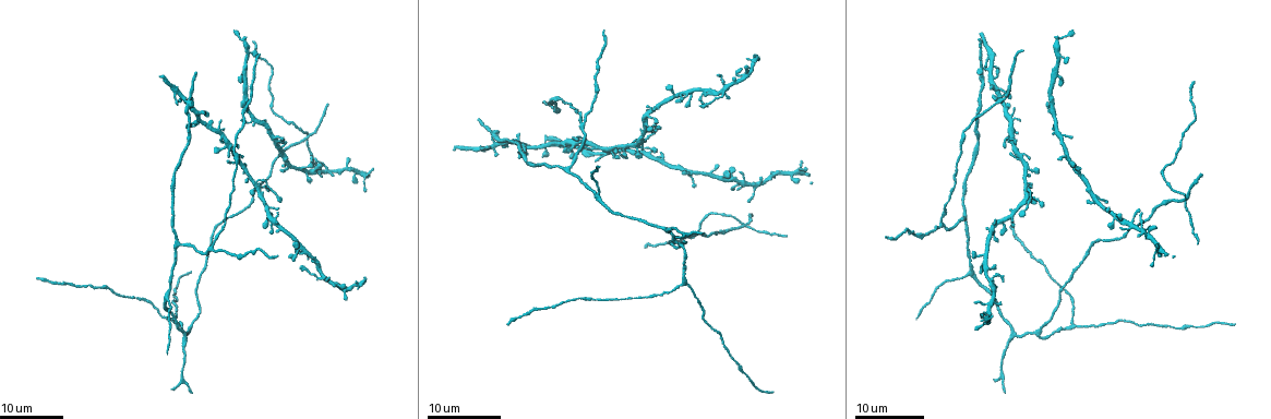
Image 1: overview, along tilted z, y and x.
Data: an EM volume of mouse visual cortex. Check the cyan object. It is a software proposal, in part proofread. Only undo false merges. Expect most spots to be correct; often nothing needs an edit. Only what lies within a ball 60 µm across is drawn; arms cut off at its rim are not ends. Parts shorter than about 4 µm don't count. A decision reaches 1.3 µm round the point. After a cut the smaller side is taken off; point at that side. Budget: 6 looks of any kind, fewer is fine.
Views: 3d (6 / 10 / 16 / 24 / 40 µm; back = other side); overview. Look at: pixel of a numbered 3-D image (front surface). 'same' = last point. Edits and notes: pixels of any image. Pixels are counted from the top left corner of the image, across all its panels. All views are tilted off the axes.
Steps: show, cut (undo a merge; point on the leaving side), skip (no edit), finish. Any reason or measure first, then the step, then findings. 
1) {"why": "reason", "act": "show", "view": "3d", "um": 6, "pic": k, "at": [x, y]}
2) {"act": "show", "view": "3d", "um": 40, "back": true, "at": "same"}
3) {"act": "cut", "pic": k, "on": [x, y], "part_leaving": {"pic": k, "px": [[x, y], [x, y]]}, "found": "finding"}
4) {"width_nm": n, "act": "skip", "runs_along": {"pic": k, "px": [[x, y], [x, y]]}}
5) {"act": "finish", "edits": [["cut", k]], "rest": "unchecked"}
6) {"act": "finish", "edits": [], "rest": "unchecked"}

{"why": "four arms meet", "act": "show", "view": "3d", "um": 24, "pic": 1, "at": [744, 223]}

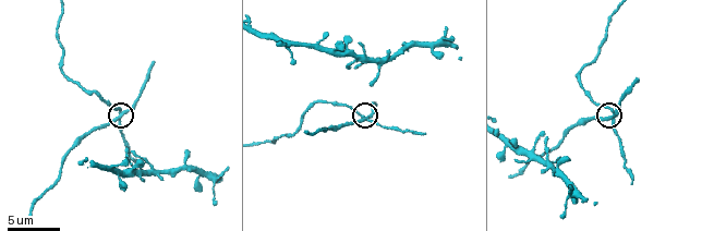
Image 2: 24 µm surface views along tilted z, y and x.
{"act": "show", "view": "3d", "um": 6, "pic": 2, "at": [366, 115]}

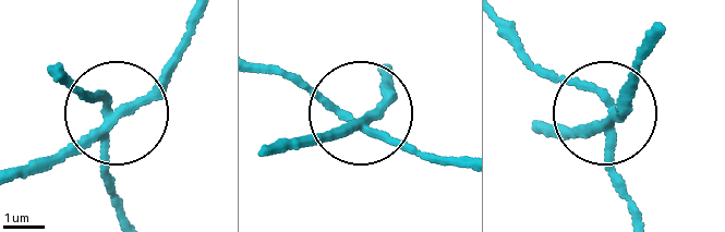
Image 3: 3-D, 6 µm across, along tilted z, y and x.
{"arms": 4, "act": "cut", "pic": 3, "on": [109, 184], "part_leaving": {"pic": 3, "px": [[362, 132], [269, 73]]}, "found": "a second neuron is stuck on"}

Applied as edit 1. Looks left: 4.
{"why": "redraw", "act": "show", "view": "overview"}

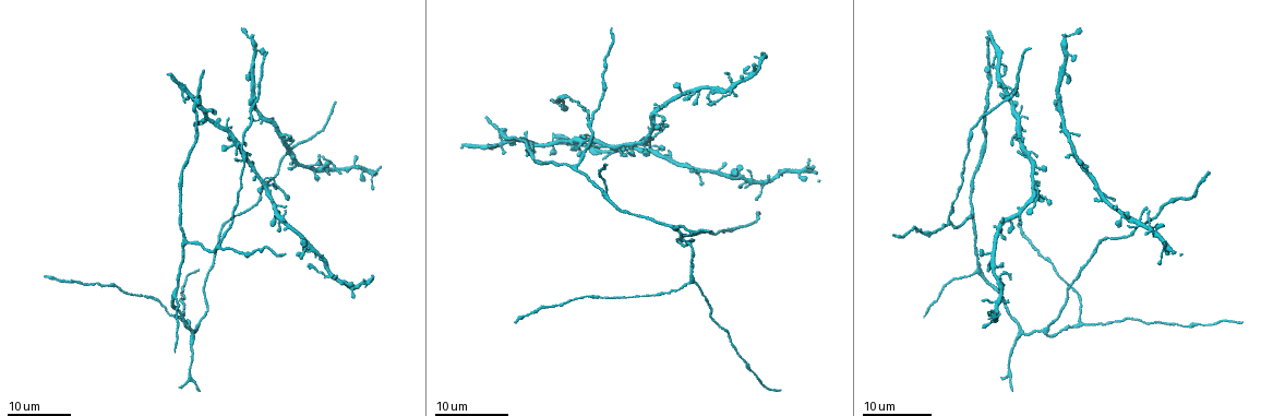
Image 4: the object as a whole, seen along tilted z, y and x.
{"why": "thin arm on a thick one", "act": "show", "view": "3d", "um": 16, "pic": 4, "at": [987, 66]}

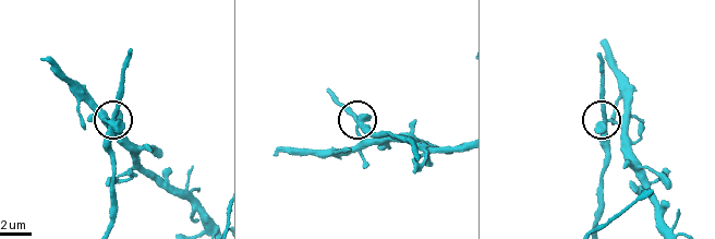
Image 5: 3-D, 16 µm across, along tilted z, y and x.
{"why": "closer look", "act": "show", "view": "3d", "um": 10, "pic": 5, "at": [111, 121]}

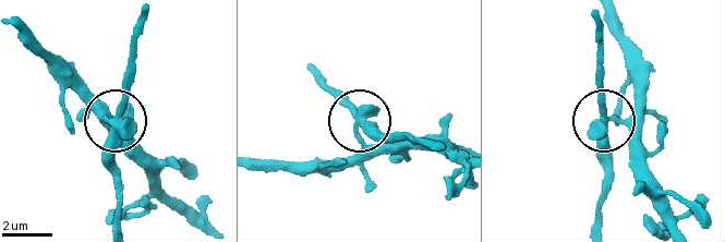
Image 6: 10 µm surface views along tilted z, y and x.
{"arms": 4, "act": "skip", "runs_along": {"pic": 6, "px": [[431, 147], [357, 120], [336, 96]]}, "found": "continuous, no second neuron"}

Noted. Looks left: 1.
{"act": "finish", "edits": [["cut", 3]], "rest": "unchecked"}

